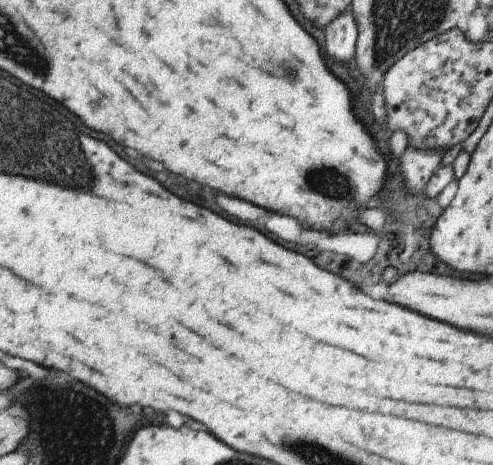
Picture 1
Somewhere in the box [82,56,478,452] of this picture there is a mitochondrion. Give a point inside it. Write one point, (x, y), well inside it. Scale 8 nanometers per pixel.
(329, 182)

